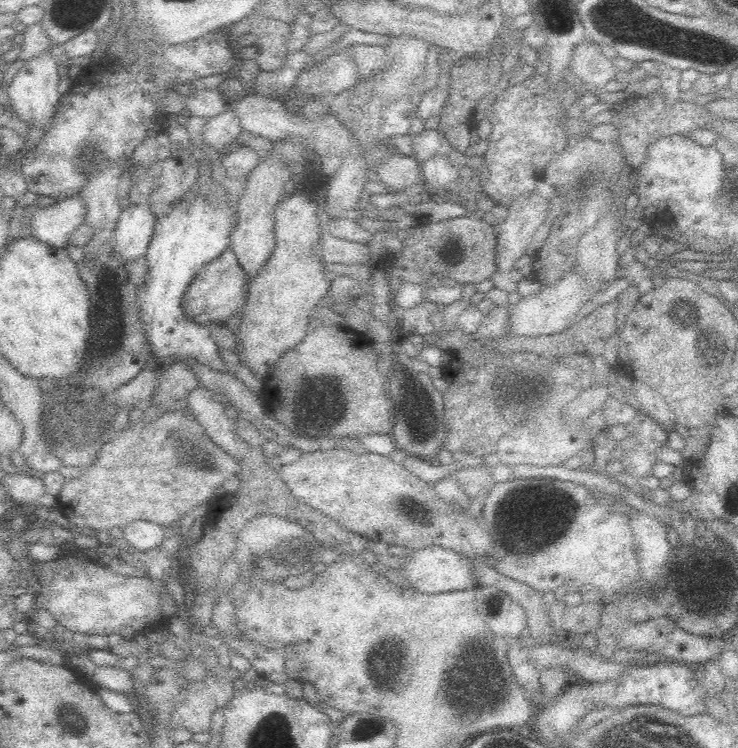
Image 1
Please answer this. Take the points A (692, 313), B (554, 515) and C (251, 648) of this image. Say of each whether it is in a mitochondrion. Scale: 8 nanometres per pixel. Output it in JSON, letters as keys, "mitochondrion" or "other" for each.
{"A":"other","B":"mitochondrion","C":"other"}

